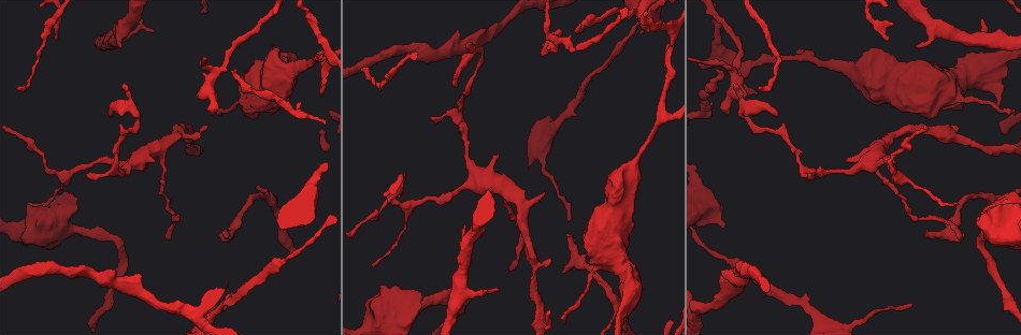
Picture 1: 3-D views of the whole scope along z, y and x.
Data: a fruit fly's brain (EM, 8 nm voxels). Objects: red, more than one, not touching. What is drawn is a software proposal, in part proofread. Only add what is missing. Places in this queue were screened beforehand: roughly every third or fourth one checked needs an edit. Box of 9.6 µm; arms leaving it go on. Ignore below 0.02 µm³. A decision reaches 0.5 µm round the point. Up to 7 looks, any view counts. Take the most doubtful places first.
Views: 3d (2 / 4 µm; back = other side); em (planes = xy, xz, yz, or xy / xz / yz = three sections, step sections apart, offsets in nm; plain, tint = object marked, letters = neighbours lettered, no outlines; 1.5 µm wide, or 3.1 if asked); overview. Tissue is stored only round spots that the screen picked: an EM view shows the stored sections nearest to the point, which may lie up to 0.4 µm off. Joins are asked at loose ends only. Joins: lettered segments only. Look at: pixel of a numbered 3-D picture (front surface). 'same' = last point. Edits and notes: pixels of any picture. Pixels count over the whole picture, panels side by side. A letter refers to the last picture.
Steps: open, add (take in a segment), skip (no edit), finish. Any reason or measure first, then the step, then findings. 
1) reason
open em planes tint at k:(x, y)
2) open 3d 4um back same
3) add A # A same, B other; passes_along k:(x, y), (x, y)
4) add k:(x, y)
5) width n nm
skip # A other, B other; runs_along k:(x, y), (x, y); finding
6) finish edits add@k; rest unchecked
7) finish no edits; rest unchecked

an open end
open em planes tint at 1:(1000, 105)

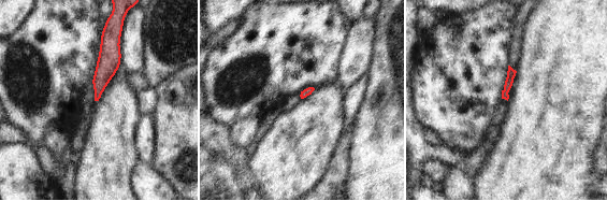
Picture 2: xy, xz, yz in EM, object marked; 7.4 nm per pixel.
open em planes letters same

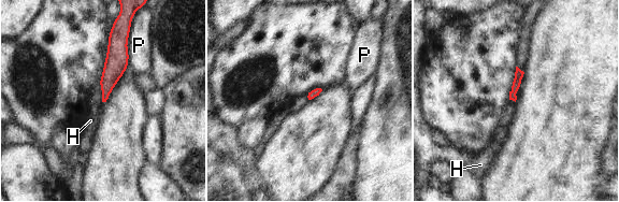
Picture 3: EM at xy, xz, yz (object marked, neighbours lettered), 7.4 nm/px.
add H # H same, P other; it goes on there

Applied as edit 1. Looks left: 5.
redraw
open overview

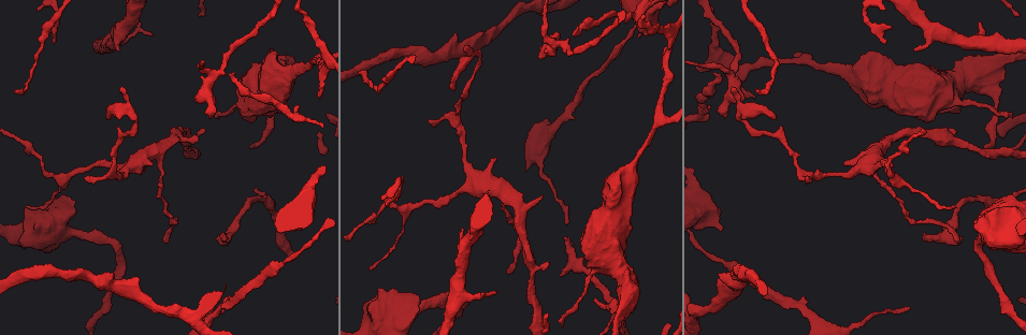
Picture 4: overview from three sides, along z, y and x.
branch stops here
open em planes letters at 4:(568, 222)

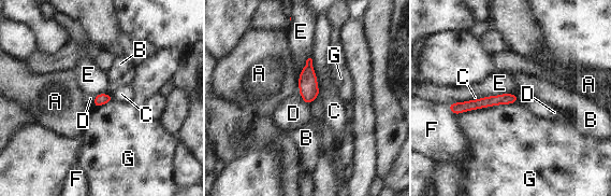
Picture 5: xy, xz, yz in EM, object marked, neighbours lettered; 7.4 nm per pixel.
width 80 nm
skip # A other, B other, C other, D other, E other, F other, G other; border 5:(518, 101), (467, 110), (454, 115); no lettered segment goes on from it

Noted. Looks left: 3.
thin end
open 3d 4um back at 4:(758, 93)

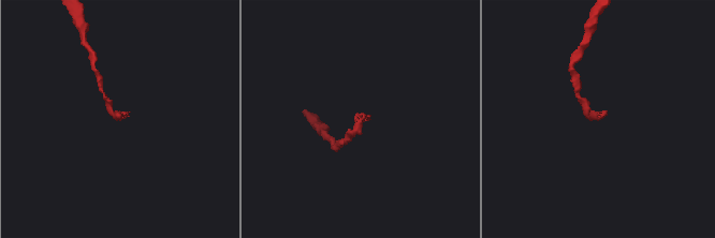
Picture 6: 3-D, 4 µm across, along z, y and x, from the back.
need the tissue
open em xy step 8 tint at 6:(368, 118)

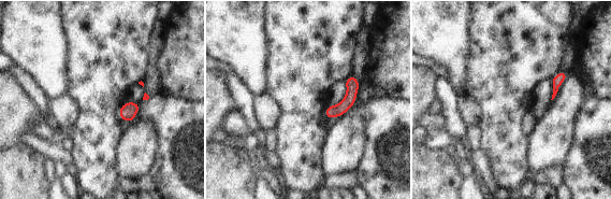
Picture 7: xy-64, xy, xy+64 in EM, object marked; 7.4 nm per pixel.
another direction
open em planes letters same

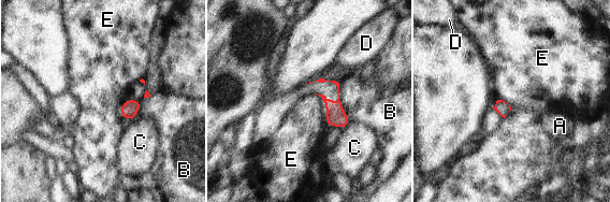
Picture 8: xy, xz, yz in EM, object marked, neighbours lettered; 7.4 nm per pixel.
longest_contact B 300 nm
skip # A other, B other, C other, D other, E other; no lettered segment goes on from it

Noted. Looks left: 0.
finish edits add@3; rest unchecked

